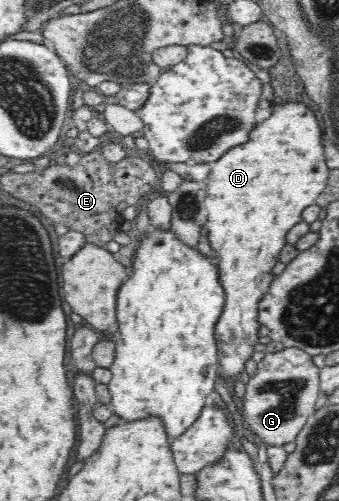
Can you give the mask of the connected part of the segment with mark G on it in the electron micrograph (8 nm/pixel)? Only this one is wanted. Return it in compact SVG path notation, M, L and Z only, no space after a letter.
M284 348L266 353L256 363L256 371L250 376L244 391L244 401L237 414L242 418L243 430L254 434L255 442L267 447L283 447L295 443L310 415L315 413L320 395L320 368L312 362L312 356L302 349Z

